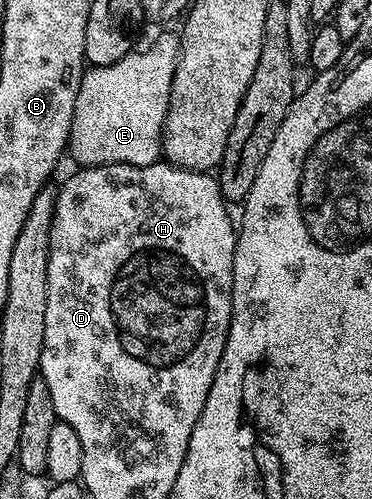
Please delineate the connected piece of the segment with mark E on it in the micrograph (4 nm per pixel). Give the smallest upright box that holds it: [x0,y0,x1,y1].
[67,34,178,168]

